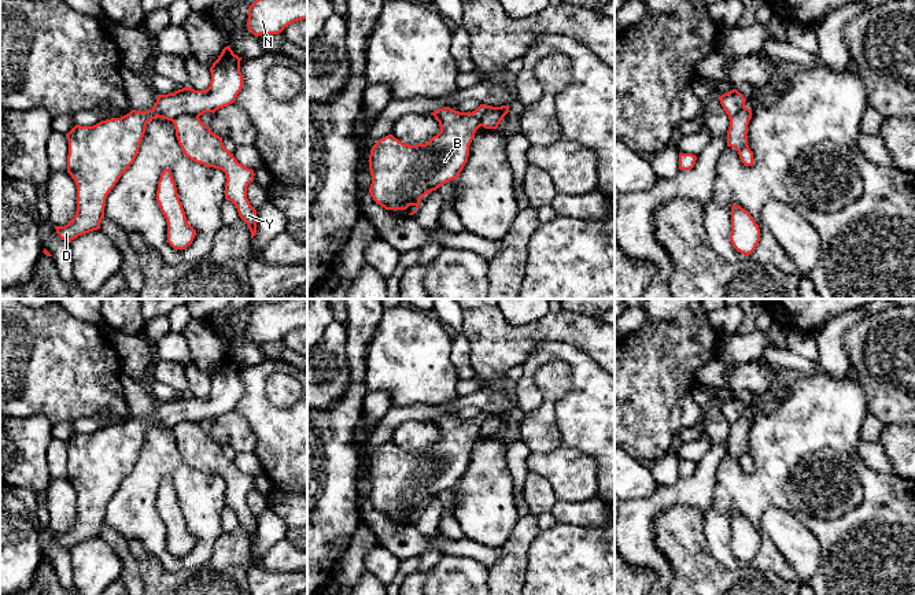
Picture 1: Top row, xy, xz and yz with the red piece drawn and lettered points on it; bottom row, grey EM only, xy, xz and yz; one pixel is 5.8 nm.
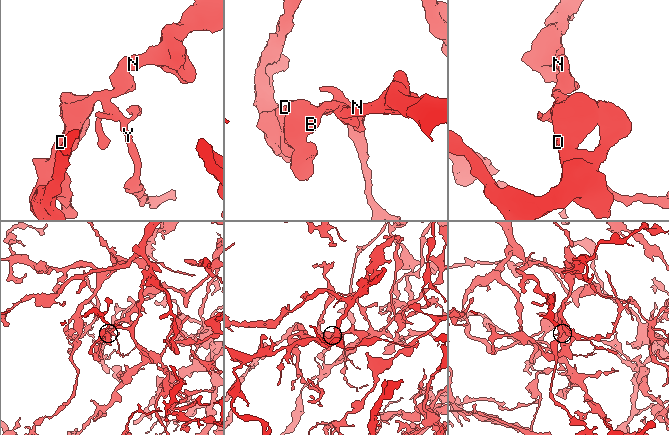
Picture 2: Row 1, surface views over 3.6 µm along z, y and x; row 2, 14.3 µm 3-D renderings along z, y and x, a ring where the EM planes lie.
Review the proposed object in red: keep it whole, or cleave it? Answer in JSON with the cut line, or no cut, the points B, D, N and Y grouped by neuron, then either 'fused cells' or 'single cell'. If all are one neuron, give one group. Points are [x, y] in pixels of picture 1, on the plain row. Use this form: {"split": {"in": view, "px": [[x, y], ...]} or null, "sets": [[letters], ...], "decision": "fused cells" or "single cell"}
{"split": {"in": "xz", "px": [[504, 420], [489, 418], [479, 432]]}, "sets": [["B", "D", "N"], ["Y"]], "decision": "fused cells"}

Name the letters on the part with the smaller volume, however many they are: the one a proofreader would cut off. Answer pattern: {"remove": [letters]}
{"remove": ["Y"]}

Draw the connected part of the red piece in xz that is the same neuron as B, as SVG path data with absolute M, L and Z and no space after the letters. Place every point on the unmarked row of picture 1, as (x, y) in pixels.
M480 411L472 420L439 415L431 422L439 429L440 439L425 451L403 451L392 441L380 446L368 468L373 507L385 517L406 517L409 513L417 517L421 505L457 487L482 425L490 418L506 422L509 413Z

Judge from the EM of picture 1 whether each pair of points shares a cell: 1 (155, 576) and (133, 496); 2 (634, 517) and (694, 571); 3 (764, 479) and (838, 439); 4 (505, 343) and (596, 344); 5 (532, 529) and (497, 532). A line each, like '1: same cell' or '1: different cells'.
1: different cells
2: different cells
3: same cell
4: same cell
5: different cells

